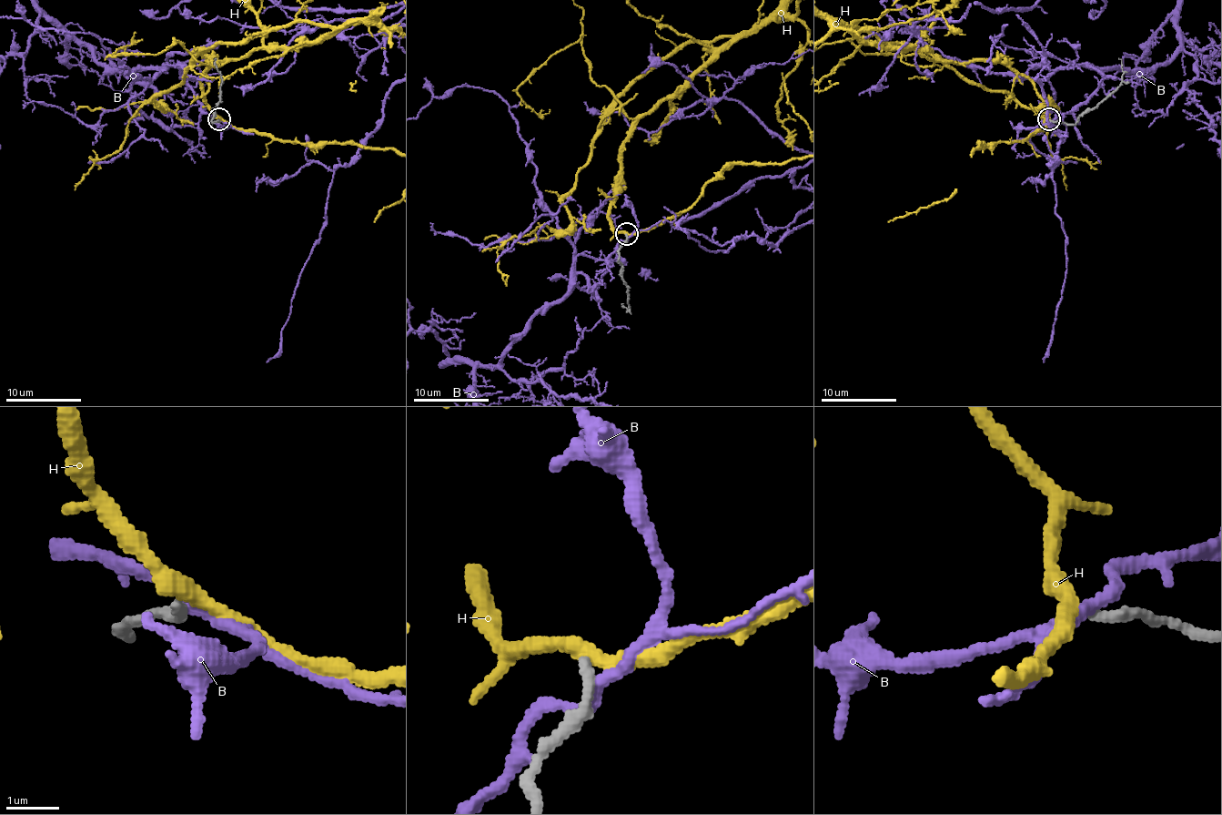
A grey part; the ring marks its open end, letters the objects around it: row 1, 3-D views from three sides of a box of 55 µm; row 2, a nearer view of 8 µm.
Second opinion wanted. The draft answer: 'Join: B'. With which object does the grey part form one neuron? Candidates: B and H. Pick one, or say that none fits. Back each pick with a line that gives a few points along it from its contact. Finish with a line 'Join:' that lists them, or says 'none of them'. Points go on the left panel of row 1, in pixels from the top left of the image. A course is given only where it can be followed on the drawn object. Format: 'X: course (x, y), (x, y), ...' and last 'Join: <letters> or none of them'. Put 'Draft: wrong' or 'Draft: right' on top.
Draft: wrong
Join: none of them

